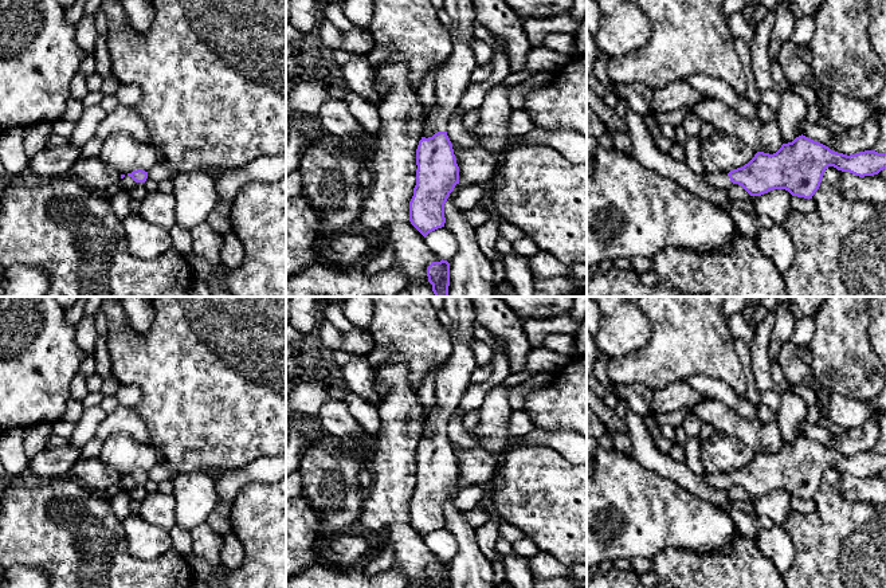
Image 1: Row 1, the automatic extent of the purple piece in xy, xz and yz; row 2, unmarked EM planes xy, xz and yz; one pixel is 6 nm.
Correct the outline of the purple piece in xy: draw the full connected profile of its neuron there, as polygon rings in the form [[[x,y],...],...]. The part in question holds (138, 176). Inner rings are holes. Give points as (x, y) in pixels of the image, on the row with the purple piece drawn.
[[[142,169],[133,170],[132,173],[128,175],[121,175],[121,181],[125,187],[132,188],[137,183],[145,183],[148,179],[148,172]]]

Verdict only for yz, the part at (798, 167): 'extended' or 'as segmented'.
extended

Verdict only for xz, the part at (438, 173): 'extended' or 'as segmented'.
extended

